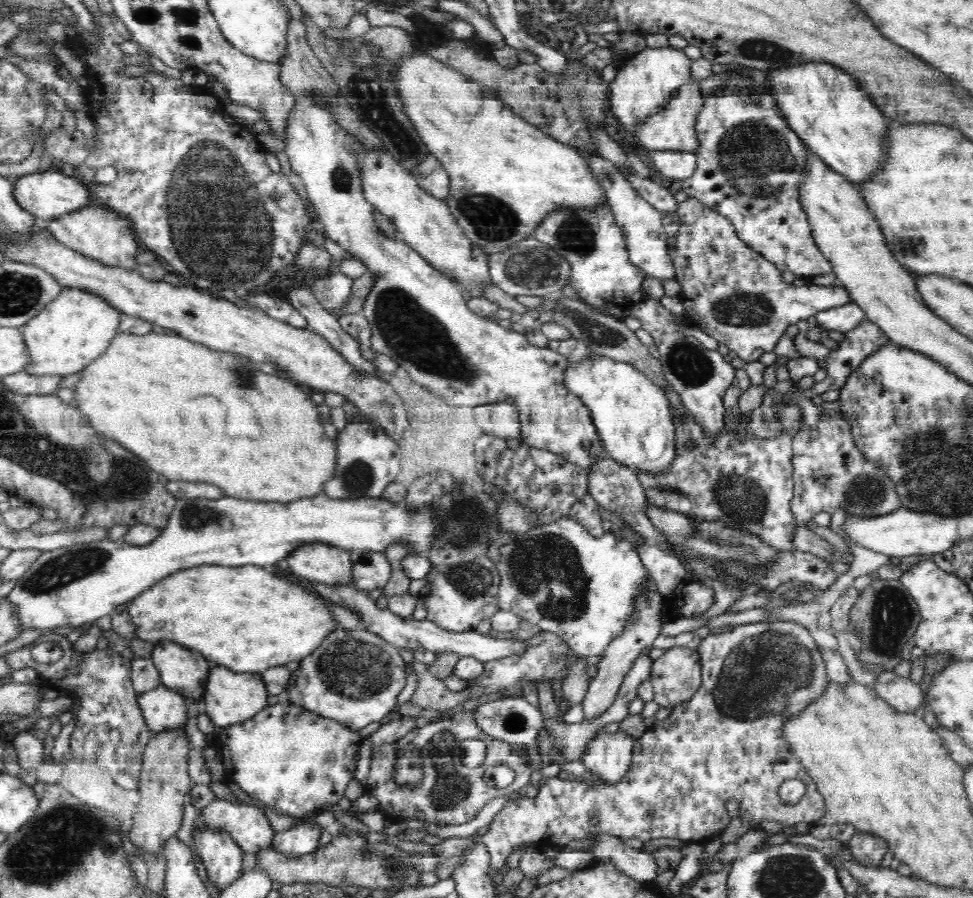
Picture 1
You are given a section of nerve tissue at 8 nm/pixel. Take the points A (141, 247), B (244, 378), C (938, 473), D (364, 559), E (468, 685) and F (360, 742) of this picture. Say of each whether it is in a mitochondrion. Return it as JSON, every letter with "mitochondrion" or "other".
{"A":"other","B":"mitochondrion","C":"mitochondrion","D":"other","E":"other","F":"other"}

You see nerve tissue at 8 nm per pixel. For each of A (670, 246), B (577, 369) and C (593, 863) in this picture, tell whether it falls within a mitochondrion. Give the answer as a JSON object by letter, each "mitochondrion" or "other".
{"A":"other","B":"other","C":"other"}

